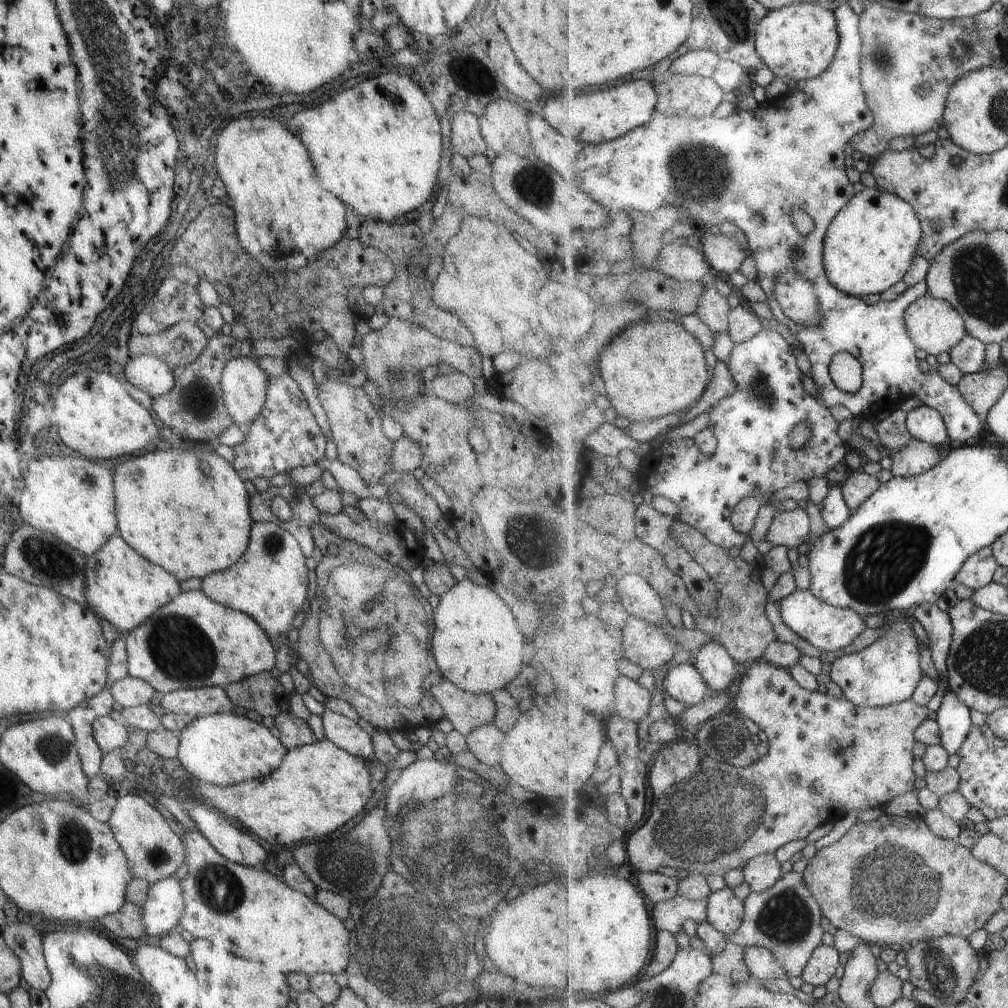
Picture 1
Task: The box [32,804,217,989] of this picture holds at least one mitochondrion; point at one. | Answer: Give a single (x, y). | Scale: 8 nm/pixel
(75, 846)

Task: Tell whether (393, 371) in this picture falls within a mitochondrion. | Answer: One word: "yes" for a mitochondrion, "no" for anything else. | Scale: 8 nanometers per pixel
yes

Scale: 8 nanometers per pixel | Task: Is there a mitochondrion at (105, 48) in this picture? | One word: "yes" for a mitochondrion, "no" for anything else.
yes

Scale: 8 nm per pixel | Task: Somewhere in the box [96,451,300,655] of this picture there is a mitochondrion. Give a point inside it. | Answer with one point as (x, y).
(273, 545)

